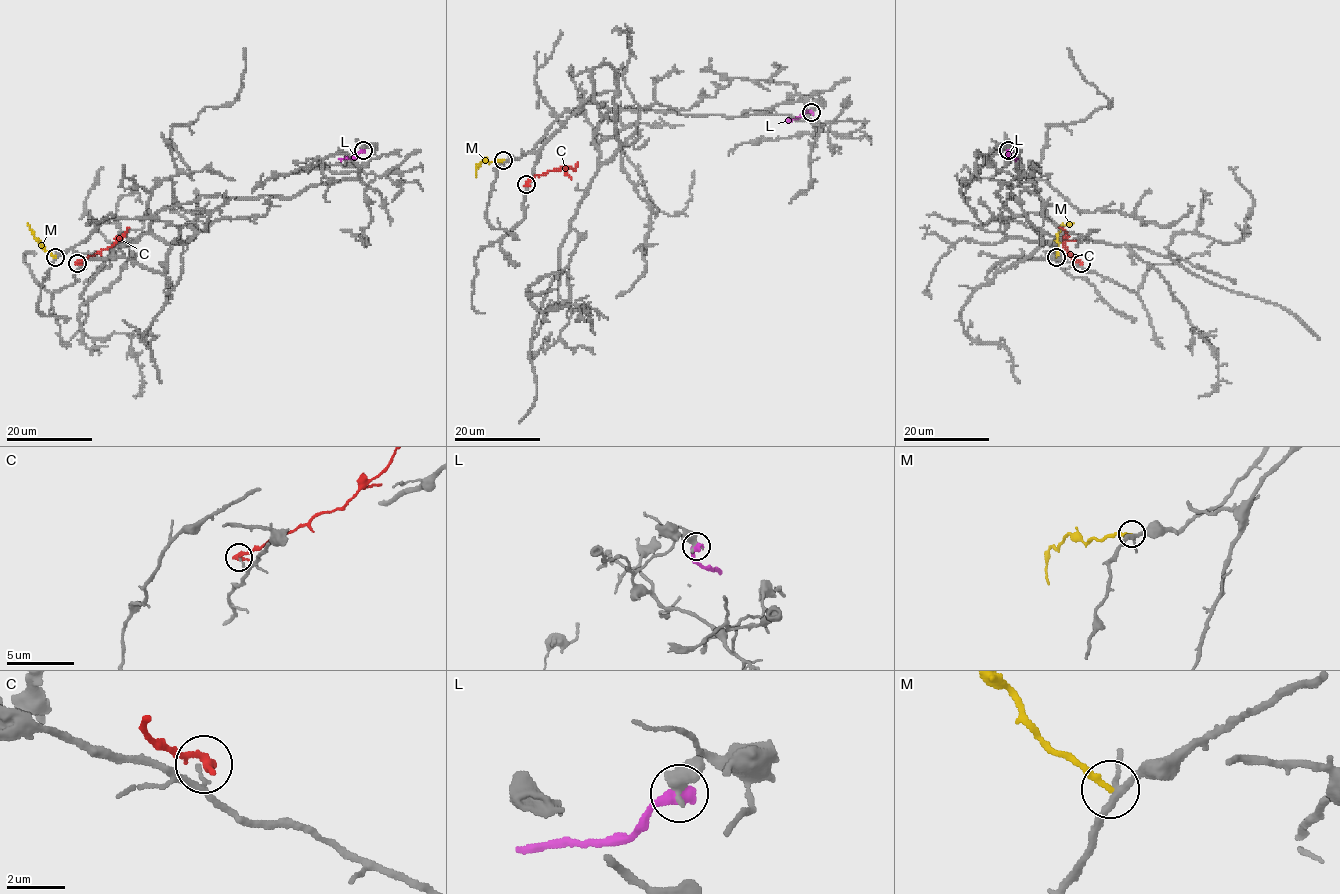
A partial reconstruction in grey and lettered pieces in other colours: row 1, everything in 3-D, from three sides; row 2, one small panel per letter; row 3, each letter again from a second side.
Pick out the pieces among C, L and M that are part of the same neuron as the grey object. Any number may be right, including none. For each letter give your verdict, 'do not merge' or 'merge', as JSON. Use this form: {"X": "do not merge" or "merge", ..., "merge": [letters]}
{"C": "do not merge", "L": "do not merge", "M": "do not merge", "merge": []}

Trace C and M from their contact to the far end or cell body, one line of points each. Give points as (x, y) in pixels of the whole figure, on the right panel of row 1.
C: (1080, 262), (1066, 249), (1065, 231), (1059, 227)
M: (1057, 257), (1057, 235), (1062, 226), (1073, 224)

